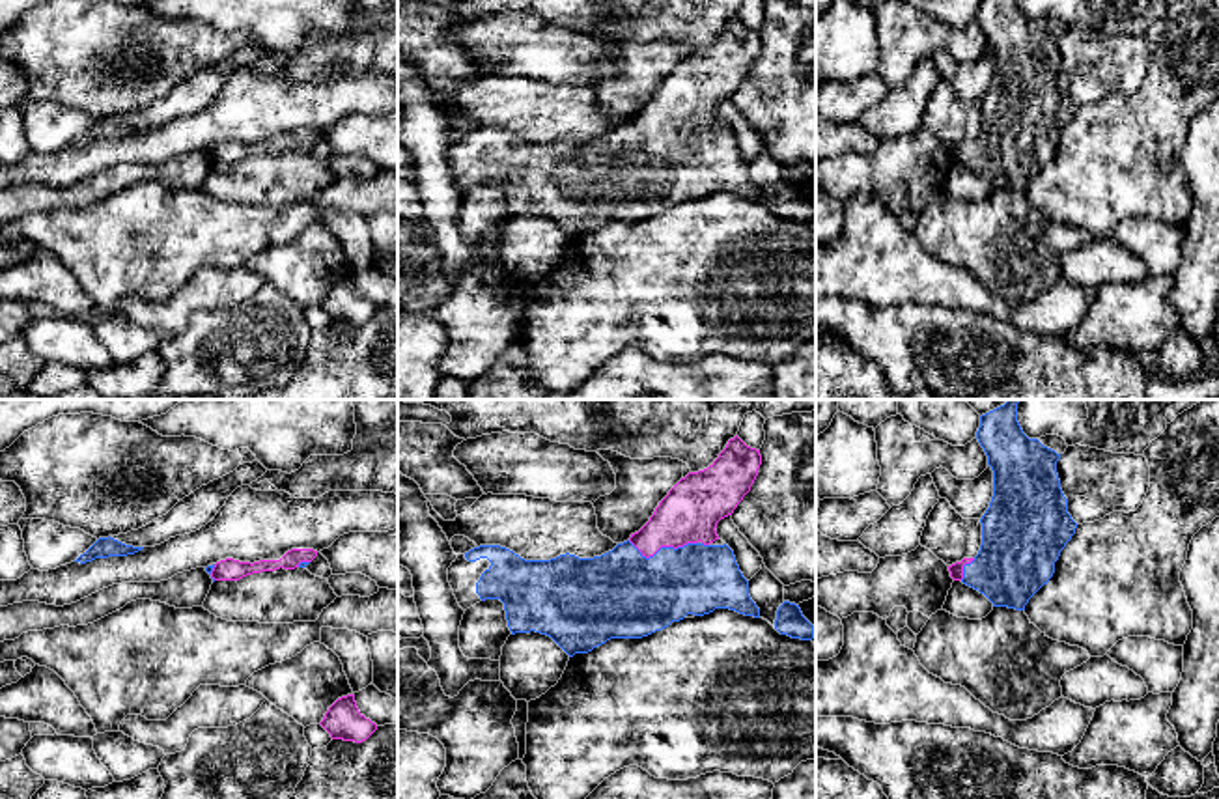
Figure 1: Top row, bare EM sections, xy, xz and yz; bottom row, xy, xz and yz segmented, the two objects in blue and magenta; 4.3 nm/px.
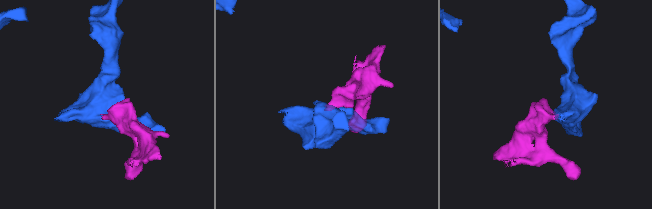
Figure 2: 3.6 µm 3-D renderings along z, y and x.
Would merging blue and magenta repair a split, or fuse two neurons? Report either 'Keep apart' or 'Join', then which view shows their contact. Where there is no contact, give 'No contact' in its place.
Join. Touches blue in xz

